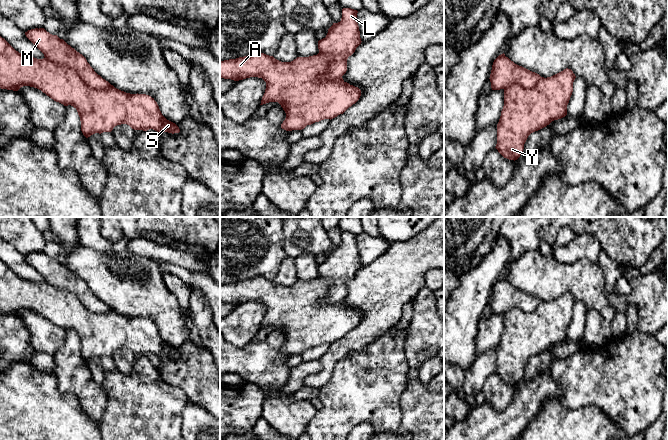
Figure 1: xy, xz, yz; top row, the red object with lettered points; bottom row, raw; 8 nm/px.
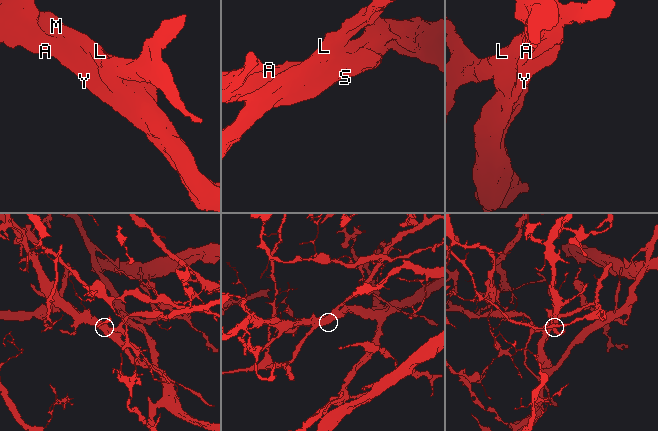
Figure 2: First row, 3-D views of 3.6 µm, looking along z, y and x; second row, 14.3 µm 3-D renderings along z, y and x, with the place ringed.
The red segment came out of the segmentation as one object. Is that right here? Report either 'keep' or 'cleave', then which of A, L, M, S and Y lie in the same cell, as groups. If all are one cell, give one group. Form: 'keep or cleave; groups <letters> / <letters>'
cleave; groups A S Y / L M

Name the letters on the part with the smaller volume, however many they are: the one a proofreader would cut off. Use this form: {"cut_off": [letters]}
{"cut_off": ["L", "M"]}

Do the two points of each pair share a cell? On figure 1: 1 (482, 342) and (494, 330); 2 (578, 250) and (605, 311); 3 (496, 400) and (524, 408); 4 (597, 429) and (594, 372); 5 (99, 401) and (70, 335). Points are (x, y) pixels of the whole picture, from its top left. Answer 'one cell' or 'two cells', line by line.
1: one cell
2: two cells
3: two cells
4: two cells
5: one cell

